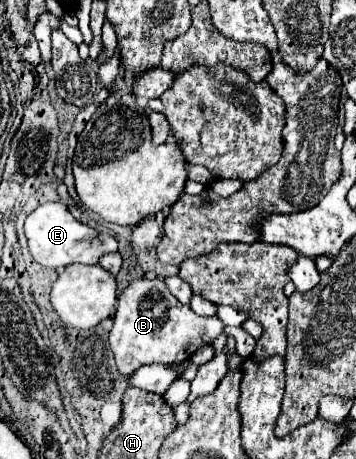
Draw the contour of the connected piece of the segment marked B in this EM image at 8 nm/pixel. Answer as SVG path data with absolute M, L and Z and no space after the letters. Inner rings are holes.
M136 278L118 298L118 310L114 314L114 328L110 330L110 348L116 358L116 366L124 376L132 376L146 364L178 364L188 360L198 348L212 344L224 330L224 322L218 316L204 318L190 310L190 306L176 300L160 278Z

